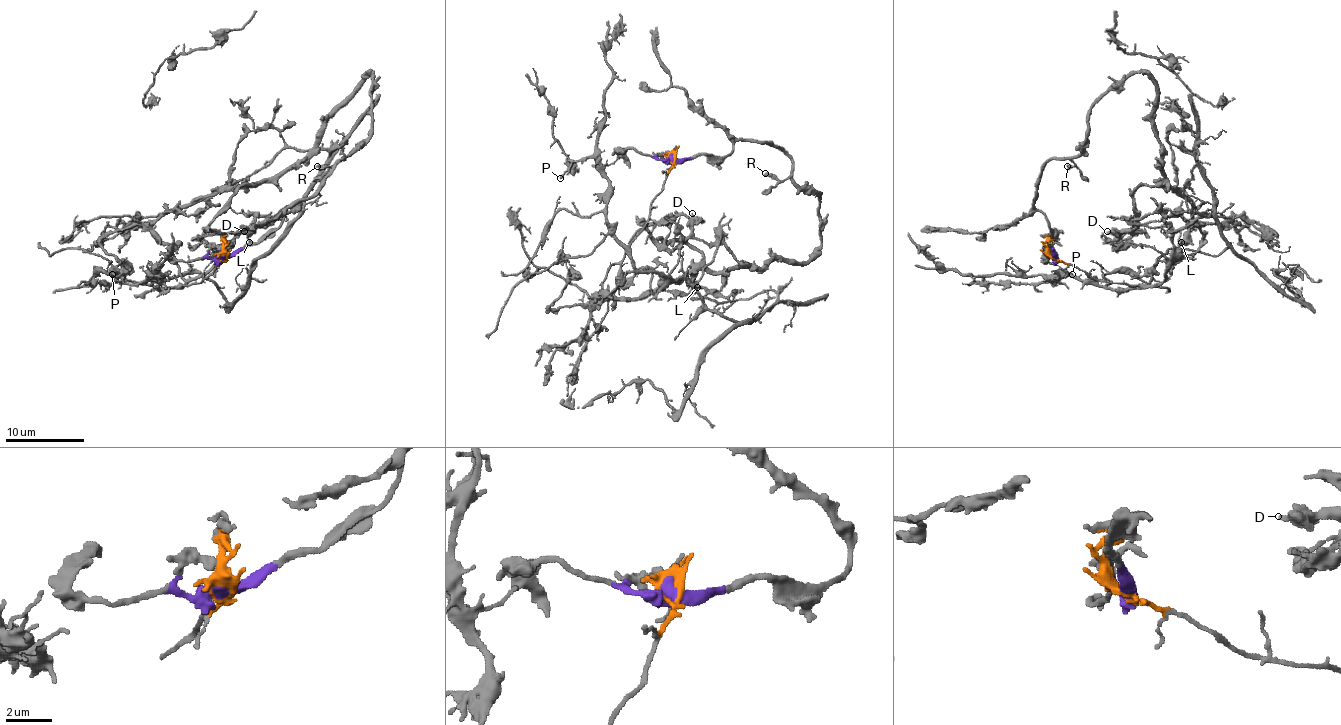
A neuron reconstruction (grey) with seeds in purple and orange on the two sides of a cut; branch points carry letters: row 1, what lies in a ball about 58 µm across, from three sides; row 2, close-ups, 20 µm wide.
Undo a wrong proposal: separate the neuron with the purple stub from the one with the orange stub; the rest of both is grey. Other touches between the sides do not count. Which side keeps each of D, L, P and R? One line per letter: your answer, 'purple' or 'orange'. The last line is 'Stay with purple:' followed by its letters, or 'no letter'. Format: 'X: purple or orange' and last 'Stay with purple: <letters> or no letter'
D: purple
L: orange
P: orange
R: purple
Stay with purple: D, R

